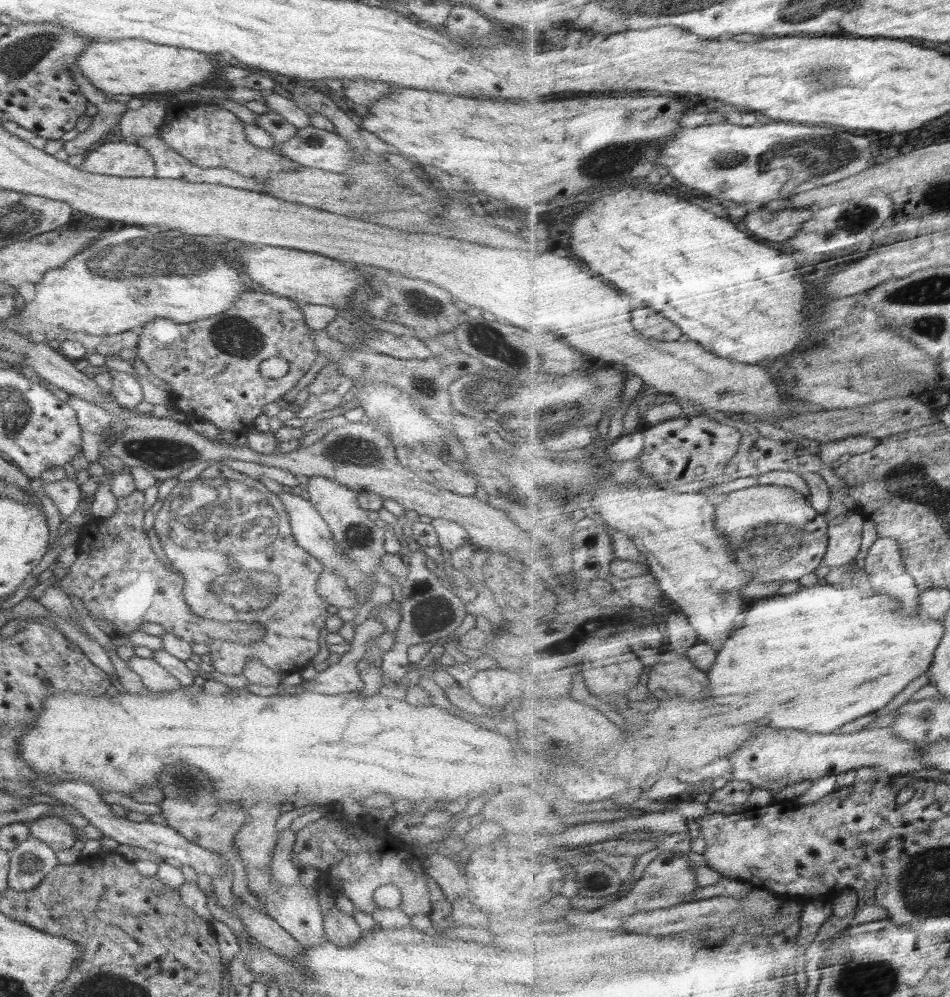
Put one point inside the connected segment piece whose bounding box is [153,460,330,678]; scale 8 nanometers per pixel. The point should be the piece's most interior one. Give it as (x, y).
(223, 526)

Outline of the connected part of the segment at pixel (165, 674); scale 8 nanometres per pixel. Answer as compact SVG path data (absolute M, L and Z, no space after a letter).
M134 655L126 663L140 676L146 690L167 693L182 688L176 678L153 658Z

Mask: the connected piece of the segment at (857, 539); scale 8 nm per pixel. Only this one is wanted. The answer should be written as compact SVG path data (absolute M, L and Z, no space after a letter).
M856 507L851 512L840 514L836 519L829 519L830 546L825 564L844 566L856 560L862 548L866 518Z

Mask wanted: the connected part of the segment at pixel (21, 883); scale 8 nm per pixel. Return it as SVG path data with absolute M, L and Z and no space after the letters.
M32 836L7 851L9 871L7 883L18 892L32 890L59 862L48 844Z

